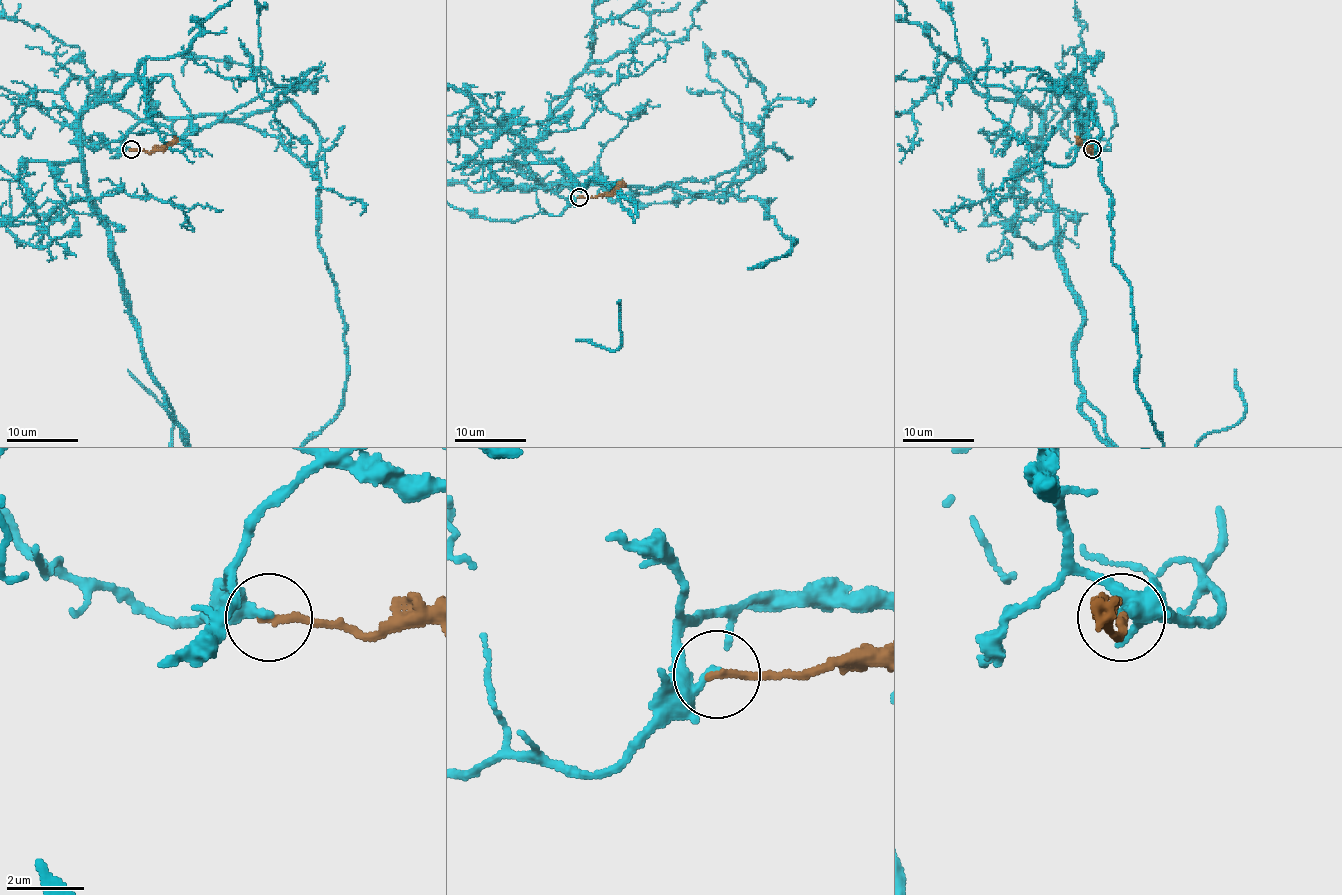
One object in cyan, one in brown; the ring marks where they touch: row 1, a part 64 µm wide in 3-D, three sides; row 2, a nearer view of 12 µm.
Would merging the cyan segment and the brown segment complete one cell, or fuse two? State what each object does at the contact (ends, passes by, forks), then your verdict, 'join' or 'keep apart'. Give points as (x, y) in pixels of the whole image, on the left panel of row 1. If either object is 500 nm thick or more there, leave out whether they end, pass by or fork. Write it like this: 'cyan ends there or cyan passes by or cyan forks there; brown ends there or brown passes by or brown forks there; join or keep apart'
cyan ends there; brown ends there; keep apart

